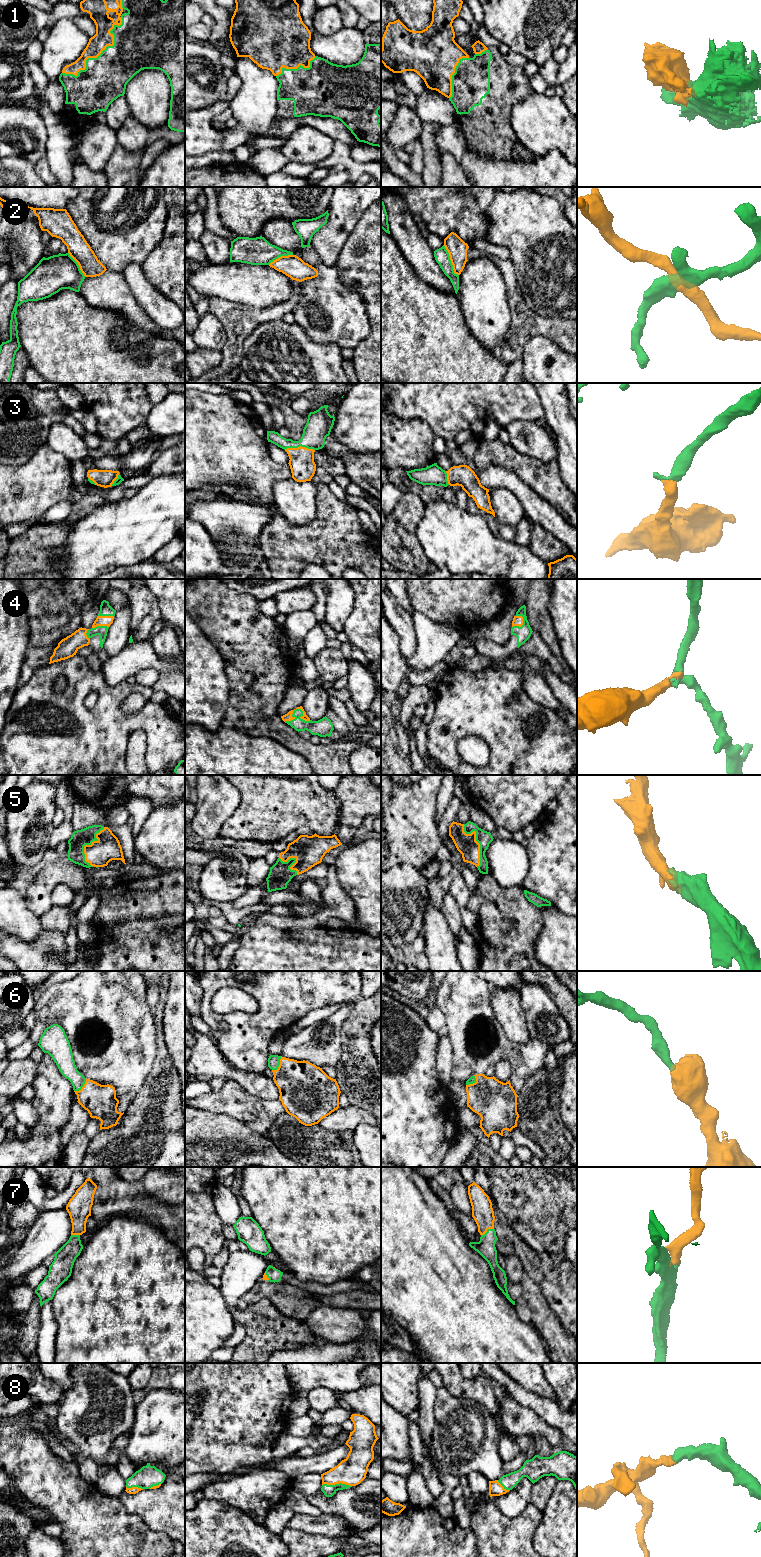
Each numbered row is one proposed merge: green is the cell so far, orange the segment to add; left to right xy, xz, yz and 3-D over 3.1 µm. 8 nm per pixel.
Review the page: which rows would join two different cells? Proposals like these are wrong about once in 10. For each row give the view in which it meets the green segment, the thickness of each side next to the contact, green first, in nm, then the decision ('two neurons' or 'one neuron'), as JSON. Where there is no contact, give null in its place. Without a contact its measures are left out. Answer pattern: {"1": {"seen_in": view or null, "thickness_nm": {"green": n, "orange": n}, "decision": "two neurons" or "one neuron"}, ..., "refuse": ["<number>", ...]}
{"1": {"seen_in": "xy", "thickness_nm": {"green": 360, "orange": 140}, "decision": "one neuron"}, "2": {"seen_in": "yz", "thickness_nm": {"green": 120, "orange": 160}, "decision": "two neurons"}, "3": {"seen_in": "xz", "thickness_nm": {"green": 200, "orange": 200}, "decision": "one neuron"}, "4": {"seen_in": "xz", "thickness_nm": {"green": 140, "orange": 50}, "decision": "one neuron"}, "5": {"seen_in": "xy", "thickness_nm": {"green": 140, "orange": 200}, "decision": "one neuron"}, "6": {"seen_in": "xz", "thickness_nm": {"green": 100, "orange": 380}, "decision": "one neuron"}, "7": {"seen_in": "yz", "thickness_nm": {"green": 150, "orange": 170}, "decision": "one neuron"}, "8": {"seen_in": "xz", "thickness_nm": {"green": 100, "orange": 220}, "decision": "one neuron"}, "refuse": ["2"]}

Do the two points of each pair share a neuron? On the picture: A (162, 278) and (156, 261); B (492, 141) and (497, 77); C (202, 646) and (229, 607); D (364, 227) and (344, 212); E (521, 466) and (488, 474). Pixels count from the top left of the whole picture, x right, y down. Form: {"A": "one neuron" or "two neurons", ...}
{"A": "one neuron", "B": "one neuron", "C": "two neurons", "D": "two neurons", "E": "two neurons"}

